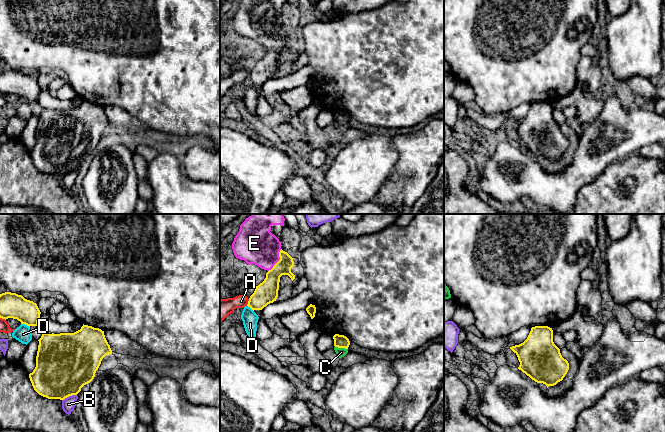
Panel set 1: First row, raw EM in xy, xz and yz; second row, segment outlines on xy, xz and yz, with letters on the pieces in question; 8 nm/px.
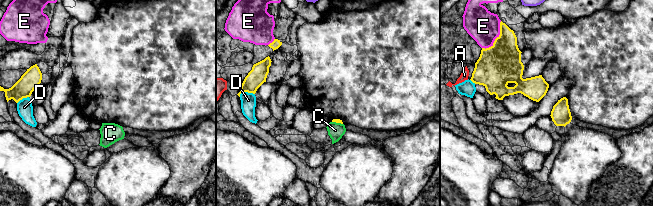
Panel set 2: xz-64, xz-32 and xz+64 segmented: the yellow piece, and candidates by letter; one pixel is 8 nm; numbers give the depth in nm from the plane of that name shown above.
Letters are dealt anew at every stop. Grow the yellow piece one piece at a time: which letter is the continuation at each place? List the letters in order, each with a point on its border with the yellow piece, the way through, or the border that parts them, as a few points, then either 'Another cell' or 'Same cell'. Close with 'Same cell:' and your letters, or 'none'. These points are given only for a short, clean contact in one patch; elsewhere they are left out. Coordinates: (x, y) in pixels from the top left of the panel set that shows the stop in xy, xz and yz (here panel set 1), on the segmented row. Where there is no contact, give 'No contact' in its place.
A: Touches yellow at xz (248, 302). Boundary: xz (249, 299), (246, 305). Another cell
B: Touches yellow at xy (69, 395). Another cell
C: Touches yellow at xz (341, 347). Boundary: xz (335, 346), (347, 349). Another cell
D: Touches yellow at xy (25, 324). Boundary: xy (21, 323), (29, 327). Another cell
E: Touches yellow at xz (279, 260). Path across: xz (268, 289), (279, 260), (274, 260), (254, 243). Same cell
Same cell: E

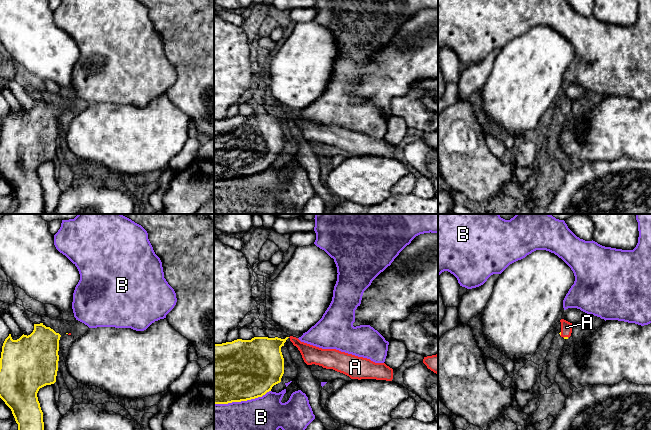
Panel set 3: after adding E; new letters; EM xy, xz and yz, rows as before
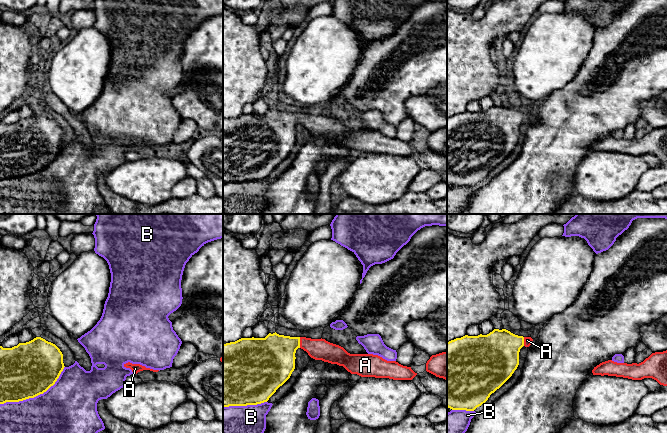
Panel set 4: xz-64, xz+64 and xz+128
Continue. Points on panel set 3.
A: Touches yellow at yz (566, 337). Same cell
B: Touches yellow at xz (242, 400). Another cell
Same cell: A

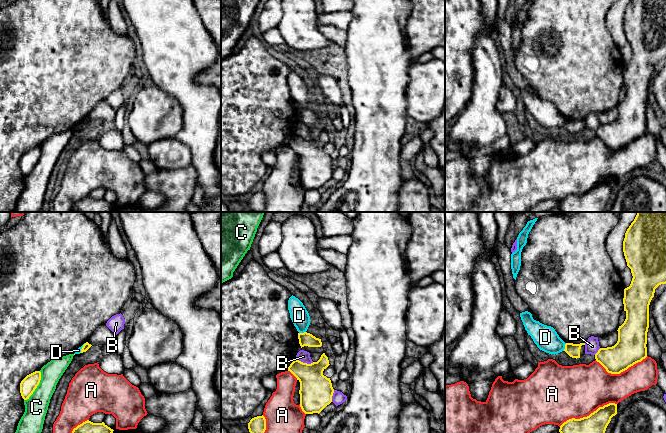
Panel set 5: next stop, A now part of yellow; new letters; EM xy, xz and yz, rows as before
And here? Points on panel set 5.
A: Touches yellow at yz (587, 416). Another cell
B: Touches yellow at xz (305, 363). Another cell
C: Touches yellow at xy (37, 385). Another cell
D: Touches yellow at yz (565, 347). Boundary: yz (566, 343), (563, 350). Another cell
Same cell: none

